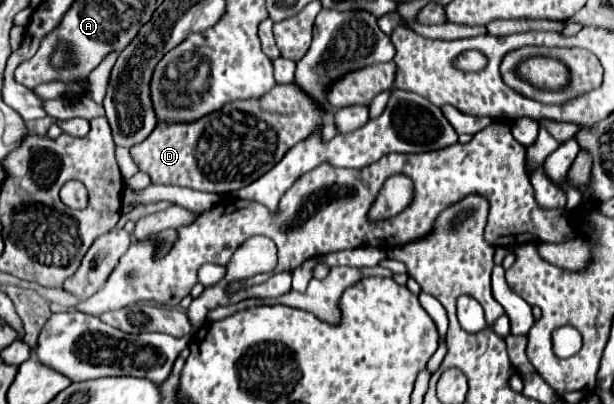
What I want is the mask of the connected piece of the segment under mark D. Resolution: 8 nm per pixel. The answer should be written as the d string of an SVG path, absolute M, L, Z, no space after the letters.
M277 84L261 98L227 102L217 112L195 122L161 120L143 142L131 148L131 158L141 172L151 176L153 184L235 194L269 172L289 148L315 130L315 124L323 124L319 112L315 112L315 104L295 84Z

